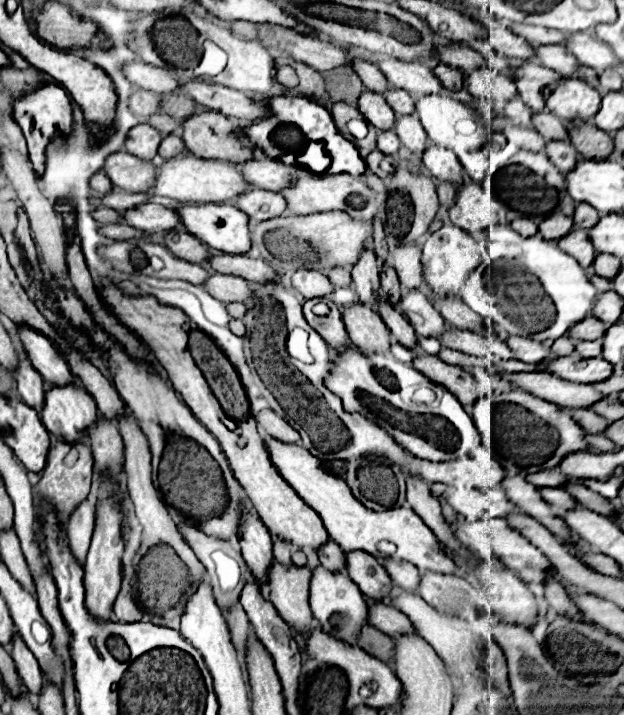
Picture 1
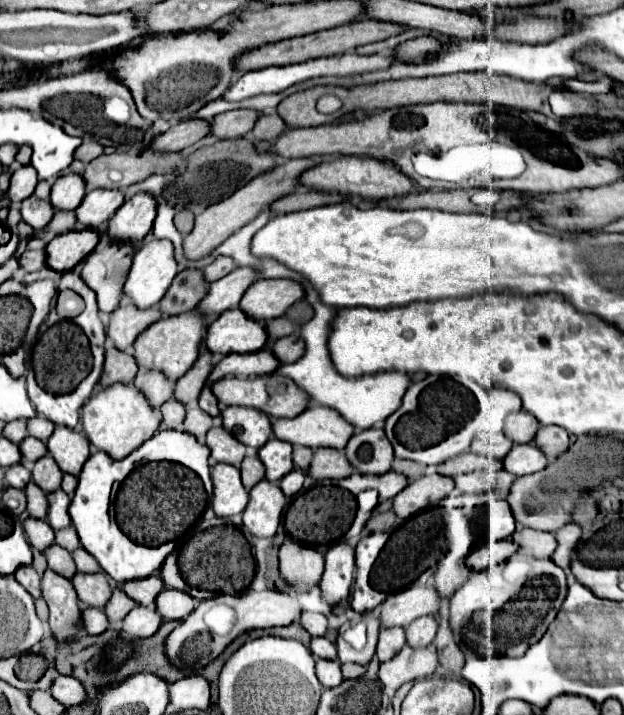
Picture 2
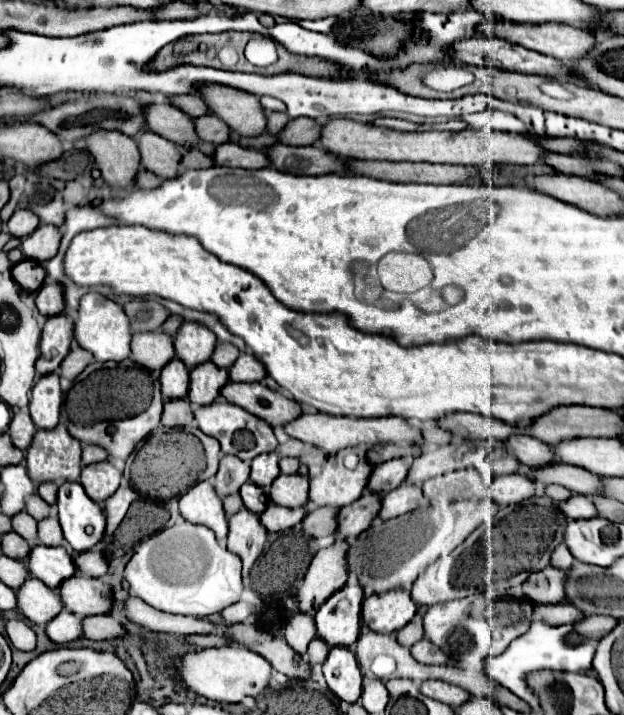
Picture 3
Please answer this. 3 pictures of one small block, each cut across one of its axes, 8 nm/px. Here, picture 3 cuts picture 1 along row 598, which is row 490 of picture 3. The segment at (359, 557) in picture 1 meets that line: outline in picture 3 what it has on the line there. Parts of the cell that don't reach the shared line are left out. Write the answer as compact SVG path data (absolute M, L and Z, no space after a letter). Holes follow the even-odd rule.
M392 458L392 460L384 462L384 464L378 464L374 468L372 476L370 476L368 488L372 492L384 492L384 494L388 494L390 490L398 488L406 480L408 470L410 470L410 466L402 458Z

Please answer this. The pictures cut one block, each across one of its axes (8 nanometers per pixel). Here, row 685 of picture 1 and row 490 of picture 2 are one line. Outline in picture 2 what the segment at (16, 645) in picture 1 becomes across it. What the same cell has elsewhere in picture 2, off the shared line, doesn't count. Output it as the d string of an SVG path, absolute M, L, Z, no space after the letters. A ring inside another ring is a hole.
M30 482L24 488L24 492L26 492L26 498L28 498L28 508L26 508L28 514L32 518L44 518L48 504L46 504L46 494L42 492L42 488L38 488L34 482Z

